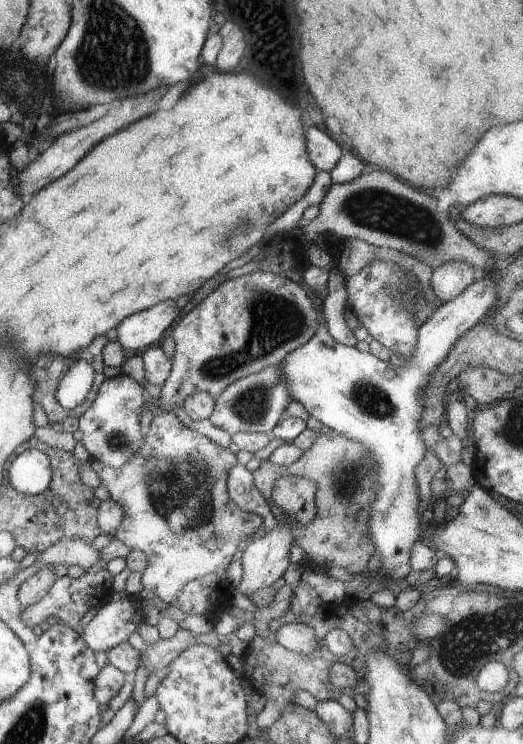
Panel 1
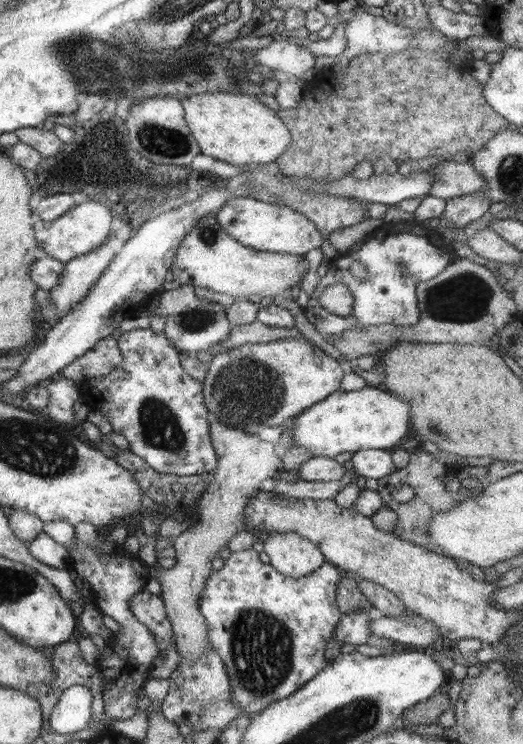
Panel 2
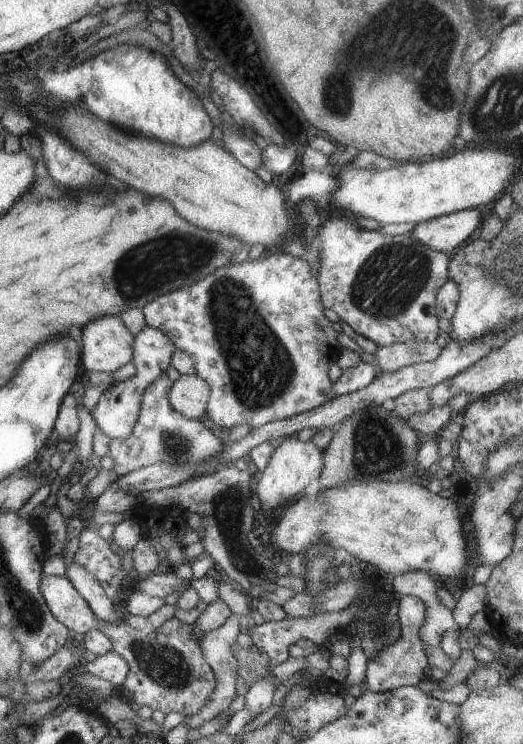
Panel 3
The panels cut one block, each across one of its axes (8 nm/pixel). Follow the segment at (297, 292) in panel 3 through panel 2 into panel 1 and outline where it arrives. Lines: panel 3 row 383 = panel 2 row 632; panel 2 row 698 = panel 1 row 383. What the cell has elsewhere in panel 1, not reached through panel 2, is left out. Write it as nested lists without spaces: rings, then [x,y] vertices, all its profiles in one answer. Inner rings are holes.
[[[268,367],[259,373],[248,375],[230,384],[215,398],[215,407],[210,422],[216,428],[234,433],[269,433],[280,422],[280,417],[292,401],[284,386],[281,372],[276,367]]]

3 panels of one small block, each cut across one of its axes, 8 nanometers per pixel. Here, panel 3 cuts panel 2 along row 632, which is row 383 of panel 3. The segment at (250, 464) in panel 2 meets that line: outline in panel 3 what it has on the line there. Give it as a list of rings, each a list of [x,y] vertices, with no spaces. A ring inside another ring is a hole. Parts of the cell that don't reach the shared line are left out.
[[[180,375],[173,382],[169,401],[175,411],[189,419],[205,419],[210,387],[198,375]]]

